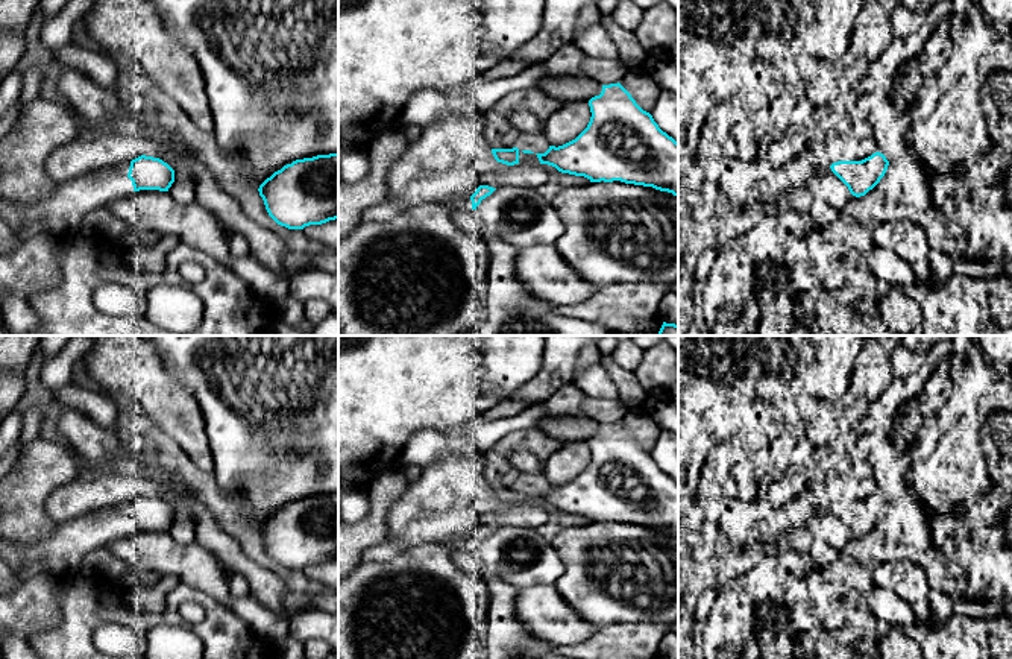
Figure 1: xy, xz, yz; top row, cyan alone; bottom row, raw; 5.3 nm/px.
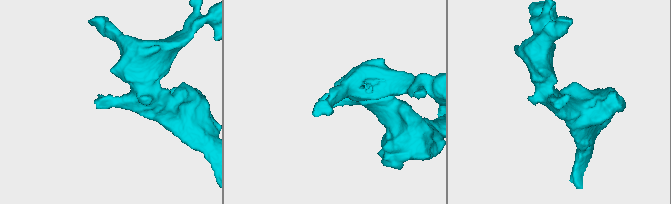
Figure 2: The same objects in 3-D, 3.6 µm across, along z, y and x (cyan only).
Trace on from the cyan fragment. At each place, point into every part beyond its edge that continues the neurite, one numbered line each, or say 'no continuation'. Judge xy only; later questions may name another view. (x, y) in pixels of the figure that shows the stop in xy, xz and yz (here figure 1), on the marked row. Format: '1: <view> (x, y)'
1: xy (62, 211)

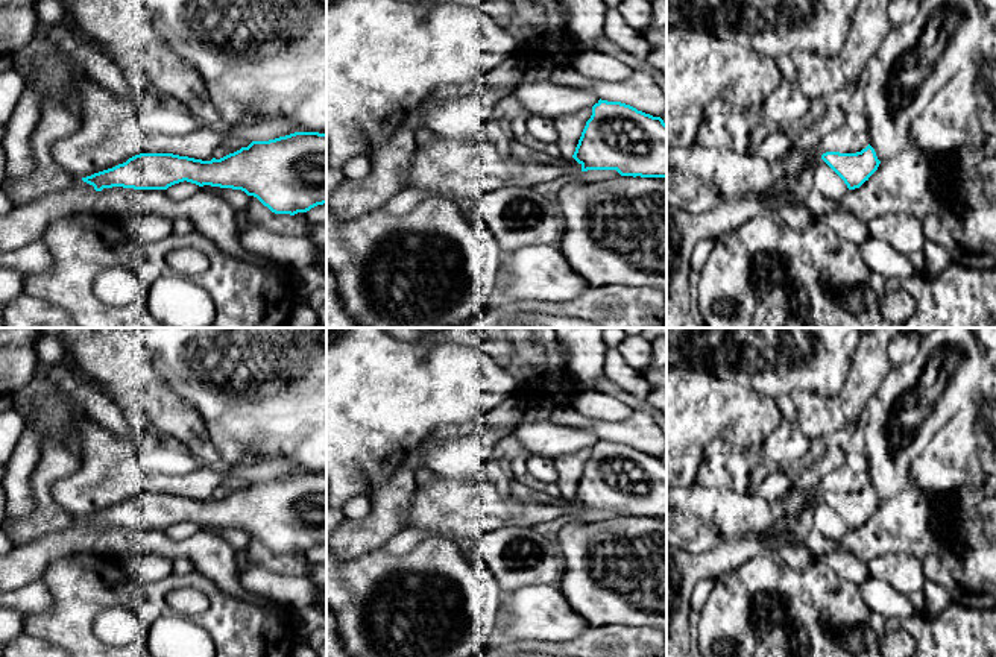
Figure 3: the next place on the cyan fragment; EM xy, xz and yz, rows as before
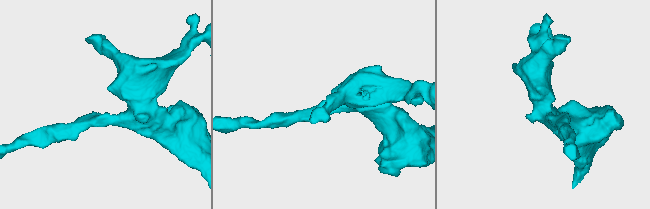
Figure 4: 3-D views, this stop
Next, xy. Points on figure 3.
no continuation

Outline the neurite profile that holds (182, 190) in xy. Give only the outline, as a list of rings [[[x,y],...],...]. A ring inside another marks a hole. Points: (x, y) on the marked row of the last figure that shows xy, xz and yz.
[[[184,181],[184,182],[169,187],[165,193],[173,200],[181,200],[181,199],[187,199],[193,196],[197,190],[199,190],[199,185]]]

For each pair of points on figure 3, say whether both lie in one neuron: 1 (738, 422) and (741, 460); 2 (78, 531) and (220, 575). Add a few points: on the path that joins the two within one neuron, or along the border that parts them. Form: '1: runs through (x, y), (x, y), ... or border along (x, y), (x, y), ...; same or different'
1: border along (761, 446), (735, 446), (714, 440), (705, 455); different
2: runs through (113, 542), (157, 542), (169, 548), (185, 548); same

